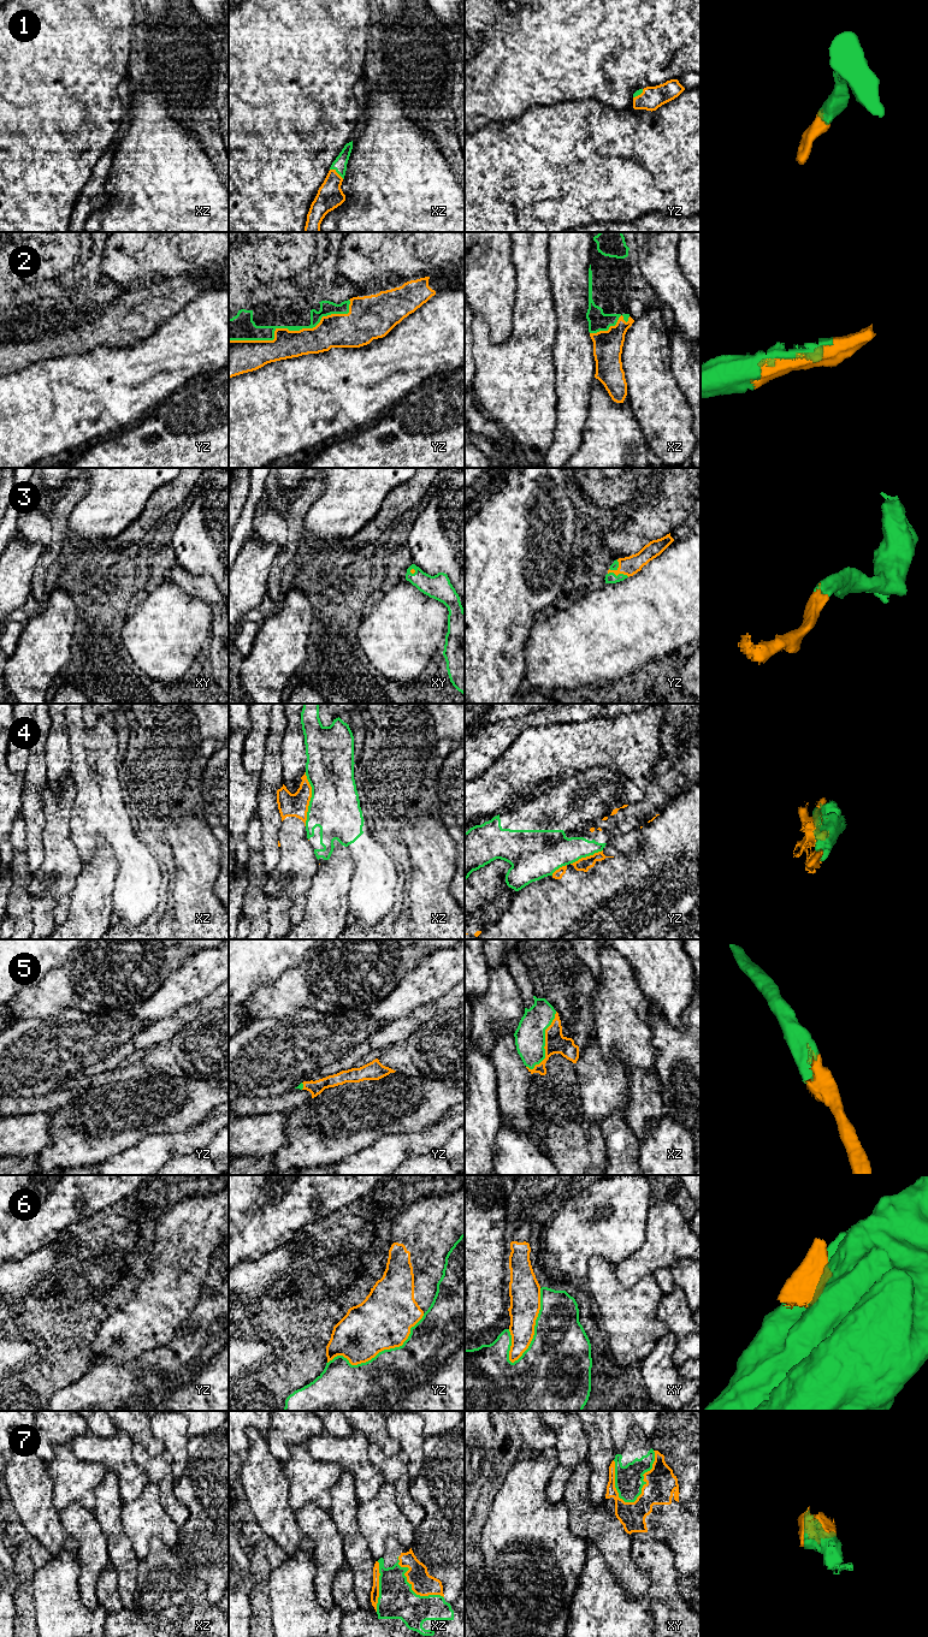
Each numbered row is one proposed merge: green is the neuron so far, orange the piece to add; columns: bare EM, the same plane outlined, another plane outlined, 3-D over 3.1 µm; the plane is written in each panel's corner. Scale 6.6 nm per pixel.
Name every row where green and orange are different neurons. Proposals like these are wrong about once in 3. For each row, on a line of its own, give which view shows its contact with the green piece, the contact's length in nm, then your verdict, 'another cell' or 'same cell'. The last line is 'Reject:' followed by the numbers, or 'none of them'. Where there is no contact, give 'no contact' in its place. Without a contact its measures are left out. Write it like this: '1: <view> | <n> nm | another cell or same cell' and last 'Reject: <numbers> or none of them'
1: xz | 120 nm | same cell
2: yz | 850 nm | same cell
3: yz | 150 nm | same cell
4: xz | 360 nm | another cell
5: xz | 440 nm | same cell
6: xy | 550 nm | another cell
7: xy | 400 nm | same cell
Reject: 4, 6

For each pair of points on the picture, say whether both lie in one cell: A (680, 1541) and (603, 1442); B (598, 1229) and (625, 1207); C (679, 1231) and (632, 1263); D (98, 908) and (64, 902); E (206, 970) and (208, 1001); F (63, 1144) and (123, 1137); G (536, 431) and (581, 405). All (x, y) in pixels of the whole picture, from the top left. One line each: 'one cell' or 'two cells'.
A: two cells
B: one cell
C: one cell
D: two cells
E: two cells
F: one cell
G: two cells

